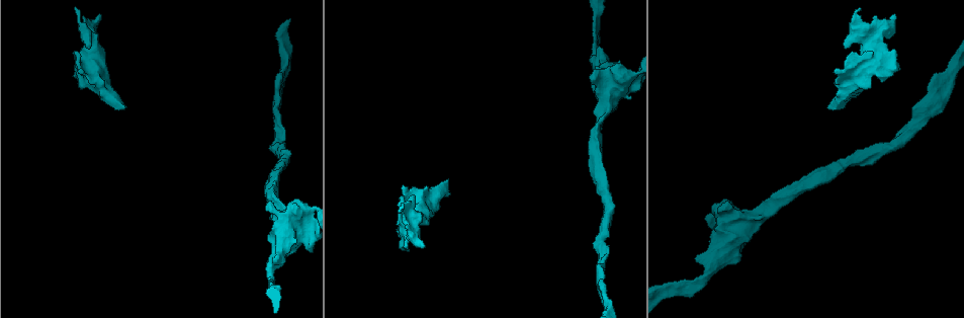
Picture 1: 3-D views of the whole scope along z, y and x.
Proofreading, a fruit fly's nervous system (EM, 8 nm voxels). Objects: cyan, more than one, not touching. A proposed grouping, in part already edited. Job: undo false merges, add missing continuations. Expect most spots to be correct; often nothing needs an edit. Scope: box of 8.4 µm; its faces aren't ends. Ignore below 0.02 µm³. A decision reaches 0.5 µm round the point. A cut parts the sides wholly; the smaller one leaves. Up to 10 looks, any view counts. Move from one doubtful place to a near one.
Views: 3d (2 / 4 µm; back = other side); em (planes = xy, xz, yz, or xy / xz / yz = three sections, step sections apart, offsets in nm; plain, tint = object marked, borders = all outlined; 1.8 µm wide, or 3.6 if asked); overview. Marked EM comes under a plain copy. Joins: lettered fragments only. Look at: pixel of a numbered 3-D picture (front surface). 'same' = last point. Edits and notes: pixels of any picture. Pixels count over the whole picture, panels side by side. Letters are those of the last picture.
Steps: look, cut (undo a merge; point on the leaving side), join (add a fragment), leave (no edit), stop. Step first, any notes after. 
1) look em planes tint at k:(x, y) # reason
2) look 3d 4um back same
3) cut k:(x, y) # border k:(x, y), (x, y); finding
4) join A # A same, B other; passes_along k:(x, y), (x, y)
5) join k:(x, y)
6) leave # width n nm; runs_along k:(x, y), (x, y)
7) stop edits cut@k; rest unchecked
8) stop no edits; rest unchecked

look em xz step 4 tint at 1:(281, 103) # branch stops here

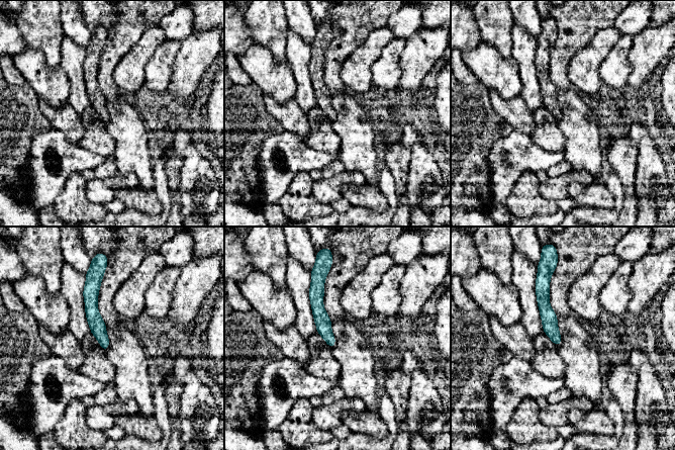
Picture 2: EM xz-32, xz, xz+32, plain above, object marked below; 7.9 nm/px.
look em planes borders same

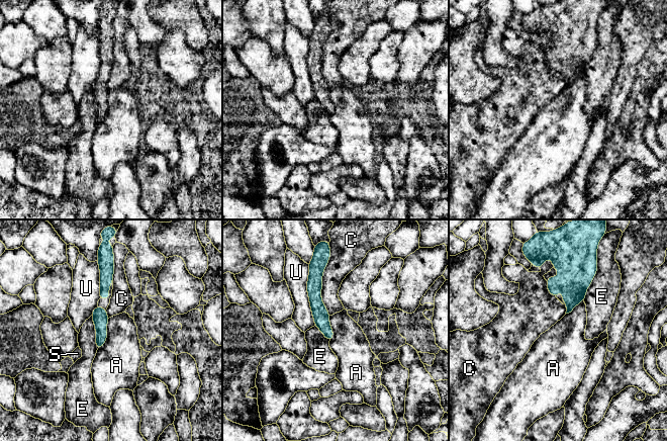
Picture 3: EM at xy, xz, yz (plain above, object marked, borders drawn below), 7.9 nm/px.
leave # A other, C other, E other, S other, U other; runs_along 3:(317, 275), (315, 302), (329, 337); none of them fits

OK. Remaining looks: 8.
look 3d 4um back at 1:(124, 107) # thick end

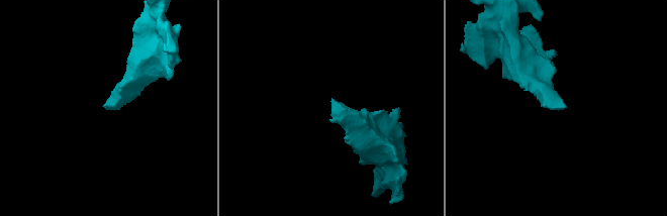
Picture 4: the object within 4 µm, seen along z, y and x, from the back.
look em planes tint at 4:(107, 105) # now the EM

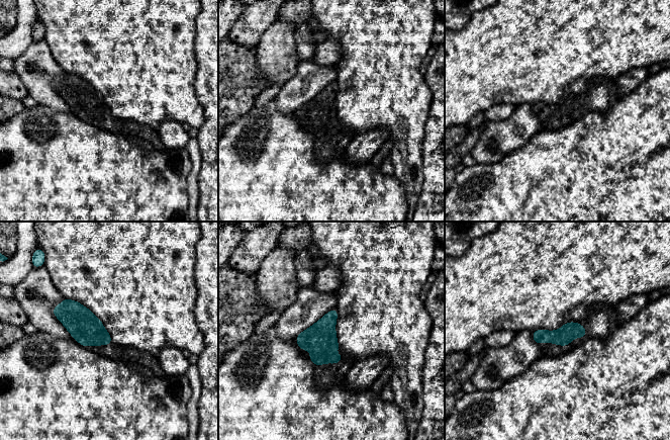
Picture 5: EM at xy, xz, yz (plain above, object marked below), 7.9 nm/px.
look em planes borders same

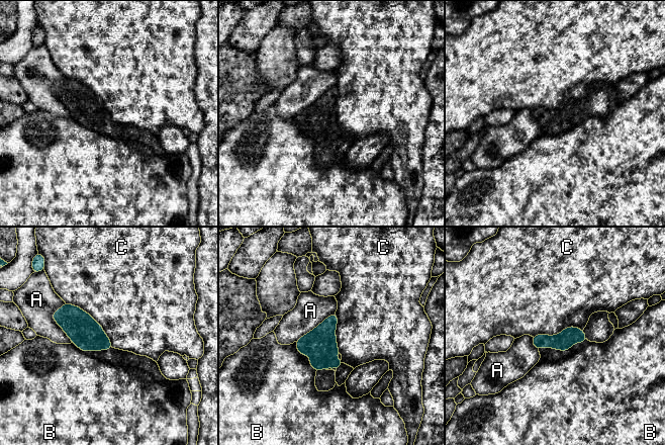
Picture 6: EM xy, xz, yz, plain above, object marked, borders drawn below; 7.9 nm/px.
leave # longest_contact C 550 nm; A other, B other, C other; none of them fits

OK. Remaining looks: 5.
look 3d 4um at 1:(894, 49) # an open end

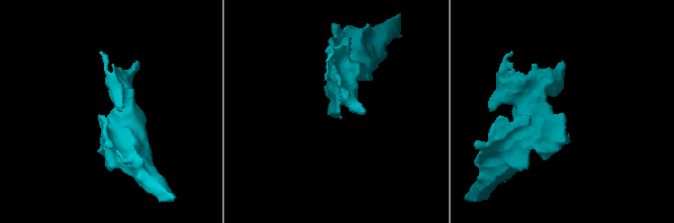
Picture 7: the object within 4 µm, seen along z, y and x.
look em xz step 16 borders at 7:(562, 112) # need the tissue

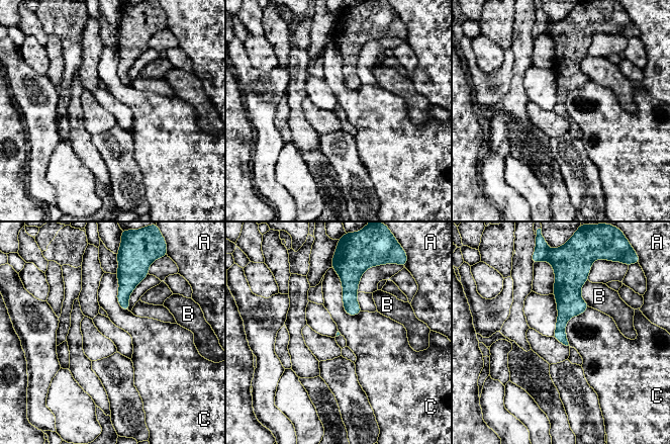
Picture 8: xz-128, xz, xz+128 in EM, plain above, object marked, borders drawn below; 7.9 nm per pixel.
leave # A other, B other, C other; border 8:(553, 293), (557, 308), (554, 336); none of them fits

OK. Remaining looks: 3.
look em planes borders at 1:(692, 287) # sudden change in width

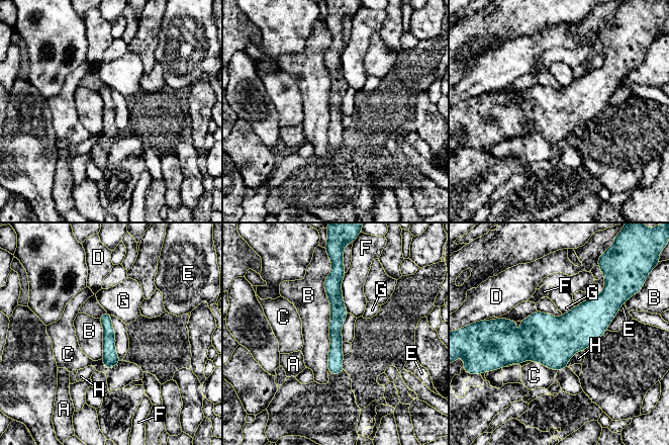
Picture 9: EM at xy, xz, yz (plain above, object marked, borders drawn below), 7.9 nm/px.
leave # longest_contact B 850 nm; A other, B other, C other, D other, E other, F other, G other, H other; runs_along 9:(341, 275), (336, 280), (336, 372); all the same neuron

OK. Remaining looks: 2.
stop no edits; rest unchecked

